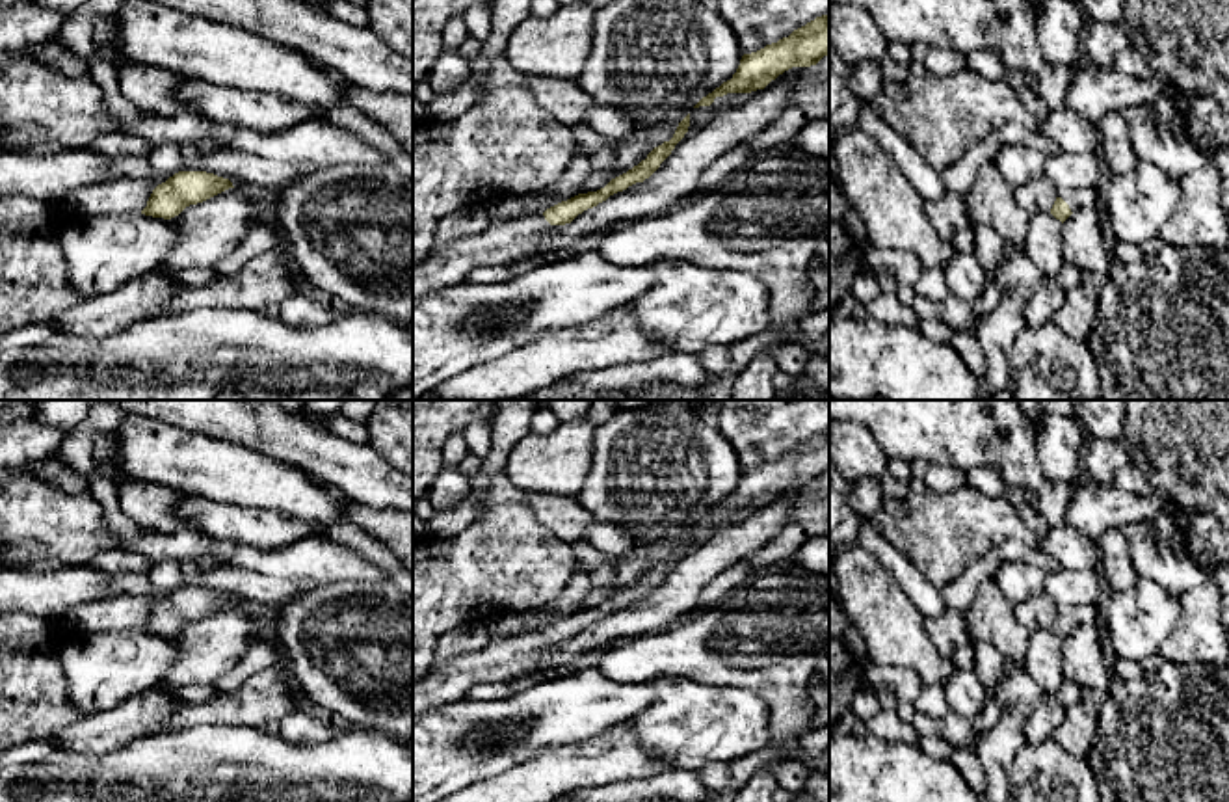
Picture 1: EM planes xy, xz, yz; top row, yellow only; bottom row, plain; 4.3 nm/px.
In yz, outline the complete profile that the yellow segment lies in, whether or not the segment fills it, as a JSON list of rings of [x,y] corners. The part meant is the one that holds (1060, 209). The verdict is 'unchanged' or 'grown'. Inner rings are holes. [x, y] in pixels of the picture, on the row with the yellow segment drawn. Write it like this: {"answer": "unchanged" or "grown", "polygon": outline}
{"answer": "grown", "polygon": [[[1095,188],[1064,190],[1058,194],[1051,214],[1064,223],[1075,210],[1093,208],[1097,199]]]}

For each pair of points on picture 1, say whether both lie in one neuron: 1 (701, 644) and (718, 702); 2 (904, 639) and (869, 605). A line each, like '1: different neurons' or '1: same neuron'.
1: different neurons
2: same neuron

